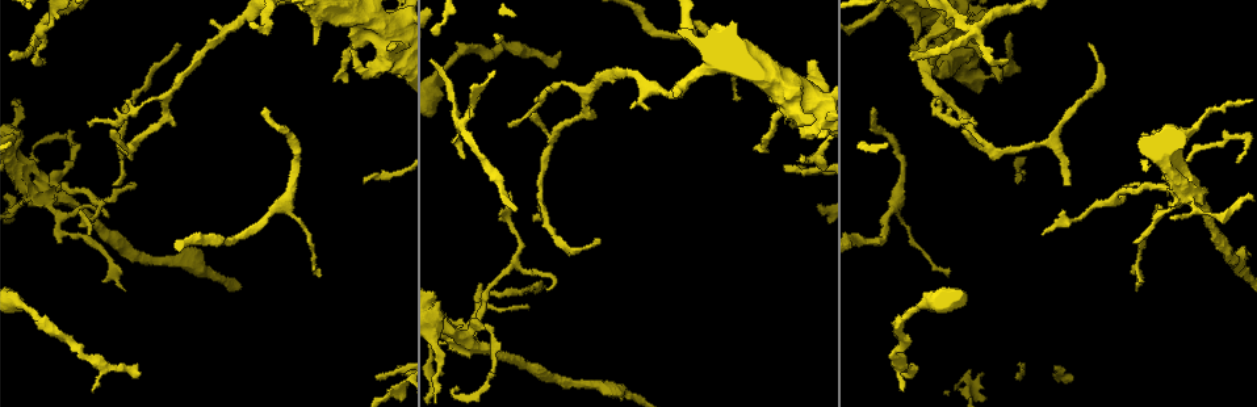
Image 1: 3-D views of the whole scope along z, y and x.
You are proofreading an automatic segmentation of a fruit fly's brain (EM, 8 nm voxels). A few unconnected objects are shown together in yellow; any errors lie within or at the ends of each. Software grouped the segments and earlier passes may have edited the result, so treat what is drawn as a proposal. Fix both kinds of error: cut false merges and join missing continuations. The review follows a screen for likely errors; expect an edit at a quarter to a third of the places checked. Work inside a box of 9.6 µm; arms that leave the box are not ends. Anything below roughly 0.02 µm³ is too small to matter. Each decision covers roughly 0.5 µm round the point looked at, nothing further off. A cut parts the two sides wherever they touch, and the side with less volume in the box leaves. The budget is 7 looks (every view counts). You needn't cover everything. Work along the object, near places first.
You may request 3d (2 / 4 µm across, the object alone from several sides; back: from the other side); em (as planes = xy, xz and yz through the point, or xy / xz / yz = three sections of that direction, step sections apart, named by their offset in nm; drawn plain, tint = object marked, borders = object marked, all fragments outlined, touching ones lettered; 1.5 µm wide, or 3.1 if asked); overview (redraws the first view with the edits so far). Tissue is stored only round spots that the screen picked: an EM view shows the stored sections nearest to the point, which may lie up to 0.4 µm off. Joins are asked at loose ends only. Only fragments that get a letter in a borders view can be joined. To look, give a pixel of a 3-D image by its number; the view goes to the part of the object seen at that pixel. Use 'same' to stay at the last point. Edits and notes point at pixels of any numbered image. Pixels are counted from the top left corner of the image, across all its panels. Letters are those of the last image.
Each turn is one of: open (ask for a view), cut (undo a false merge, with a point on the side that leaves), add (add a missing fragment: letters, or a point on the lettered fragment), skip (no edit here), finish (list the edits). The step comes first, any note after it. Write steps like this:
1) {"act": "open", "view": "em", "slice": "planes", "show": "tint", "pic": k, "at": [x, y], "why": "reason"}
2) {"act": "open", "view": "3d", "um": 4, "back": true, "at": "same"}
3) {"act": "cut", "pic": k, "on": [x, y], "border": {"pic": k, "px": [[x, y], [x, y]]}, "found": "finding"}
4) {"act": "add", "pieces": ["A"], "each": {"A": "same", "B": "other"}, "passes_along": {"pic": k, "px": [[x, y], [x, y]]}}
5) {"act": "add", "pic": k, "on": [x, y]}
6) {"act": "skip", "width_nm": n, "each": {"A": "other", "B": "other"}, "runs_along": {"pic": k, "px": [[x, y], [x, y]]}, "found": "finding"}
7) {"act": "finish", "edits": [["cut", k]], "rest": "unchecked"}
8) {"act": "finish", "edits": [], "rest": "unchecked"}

{"act": "open", "view": "em", "slice": "planes", "show": "borders", "pic": 1, "at": [141, 374], "why": "free end"}

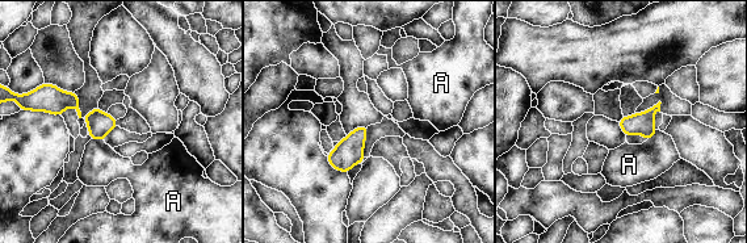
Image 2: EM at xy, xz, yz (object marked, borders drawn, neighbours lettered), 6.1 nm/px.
{"act": "skip", "each": {"A": "other"}, "runs_along": {"pic": 2, "px": [[42, 107], [71, 103], [84, 118], [113, 124]]}, "found": "none of them fits"}

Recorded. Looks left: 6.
{"act": "open", "view": "em", "slice": "planes", "show": "borders", "pic": 1, "at": [55, 232], "why": "abrupt turn"}

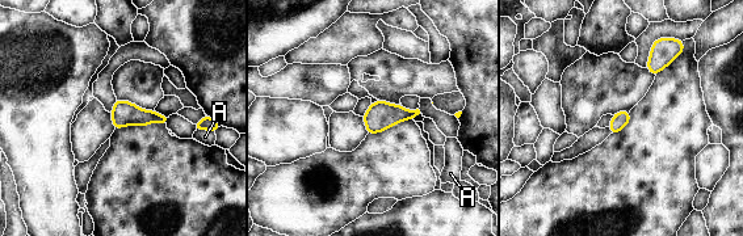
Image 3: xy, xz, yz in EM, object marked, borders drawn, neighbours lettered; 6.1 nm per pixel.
{"act": "skip", "width_nm": 150, "each": {"A": "other"}, "found": "one neuron here"}

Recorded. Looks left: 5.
{"act": "open", "view": "em", "slice": "xz", "step": 4, "show": "tint", "pic": 1, "at": [262, 110], "why": "free end"}

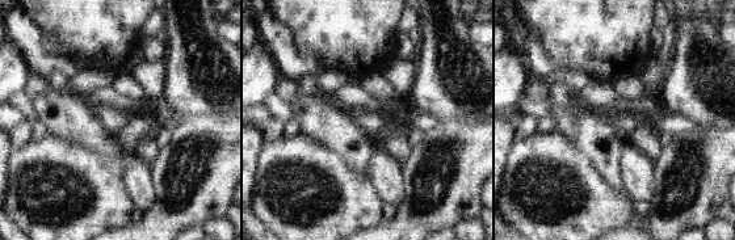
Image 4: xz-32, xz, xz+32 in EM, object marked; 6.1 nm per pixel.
{"act": "open", "view": "em", "slice": "planes", "show": "borders", "at": "same", "why": "cut it another way"}

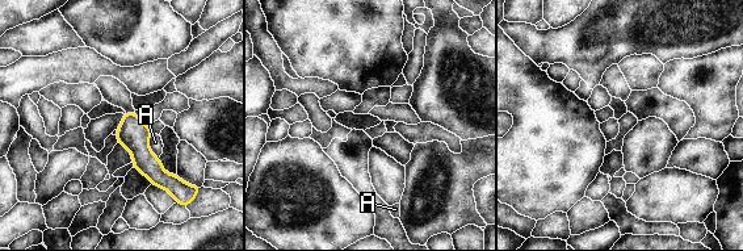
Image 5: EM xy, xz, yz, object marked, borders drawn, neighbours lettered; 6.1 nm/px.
{"act": "skip", "each": {"A": "other"}, "border": {"pic": 5, "px": [[150, 134], [148, 147], [158, 158]]}, "found": "no lettered fragment goes on from it"}

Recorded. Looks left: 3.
{"act": "finish", "edits": [], "rest": "unchecked"}

